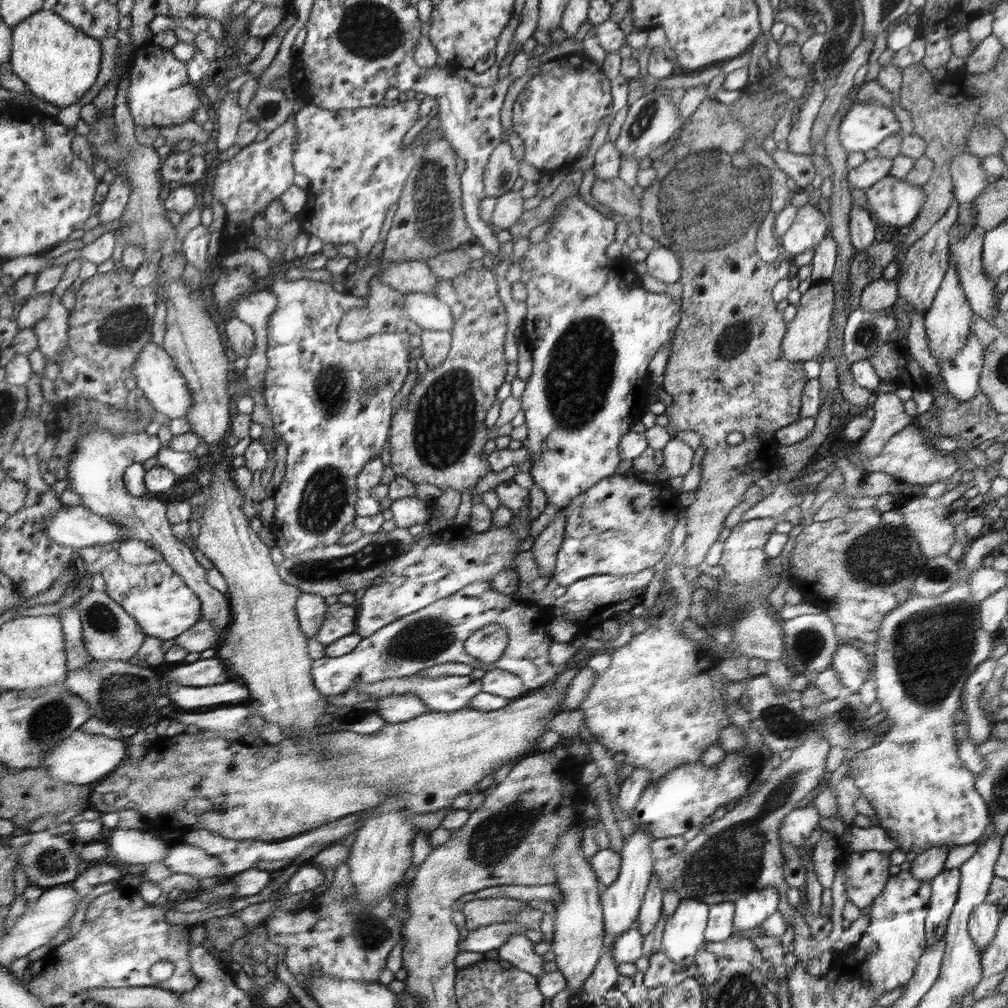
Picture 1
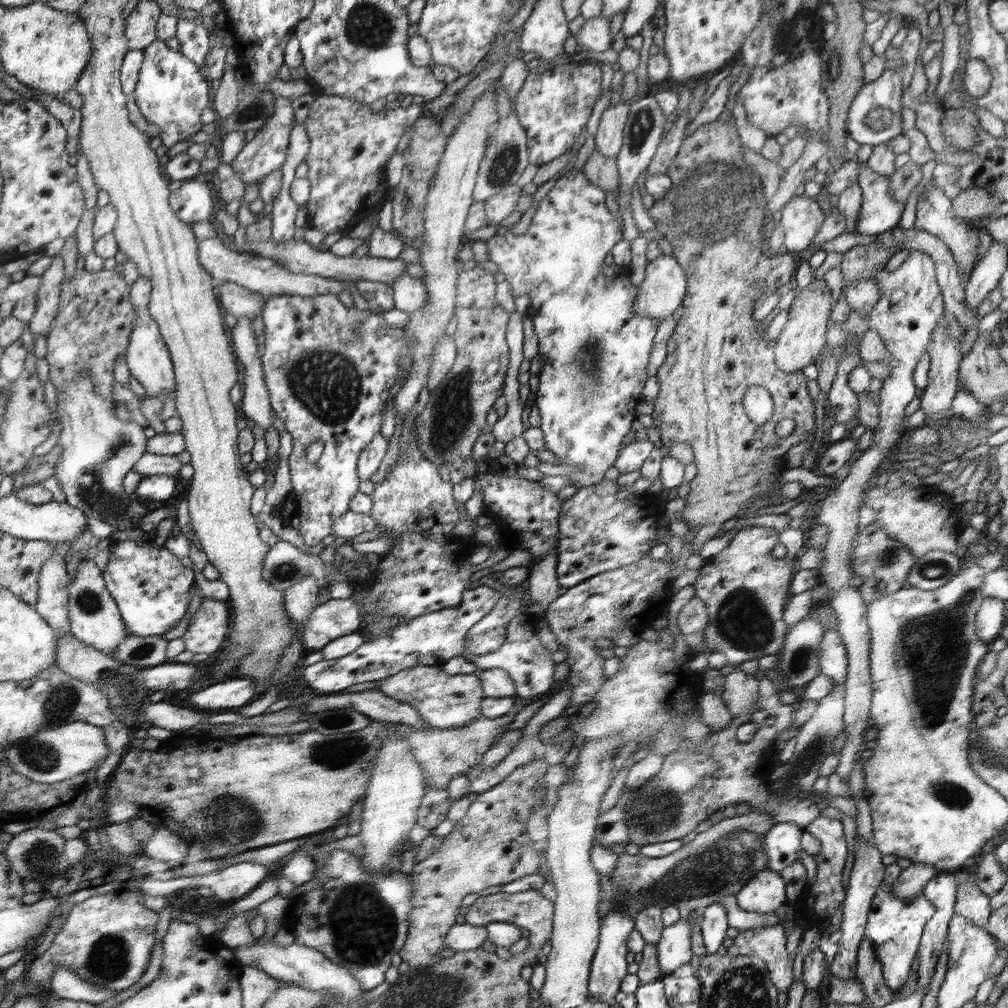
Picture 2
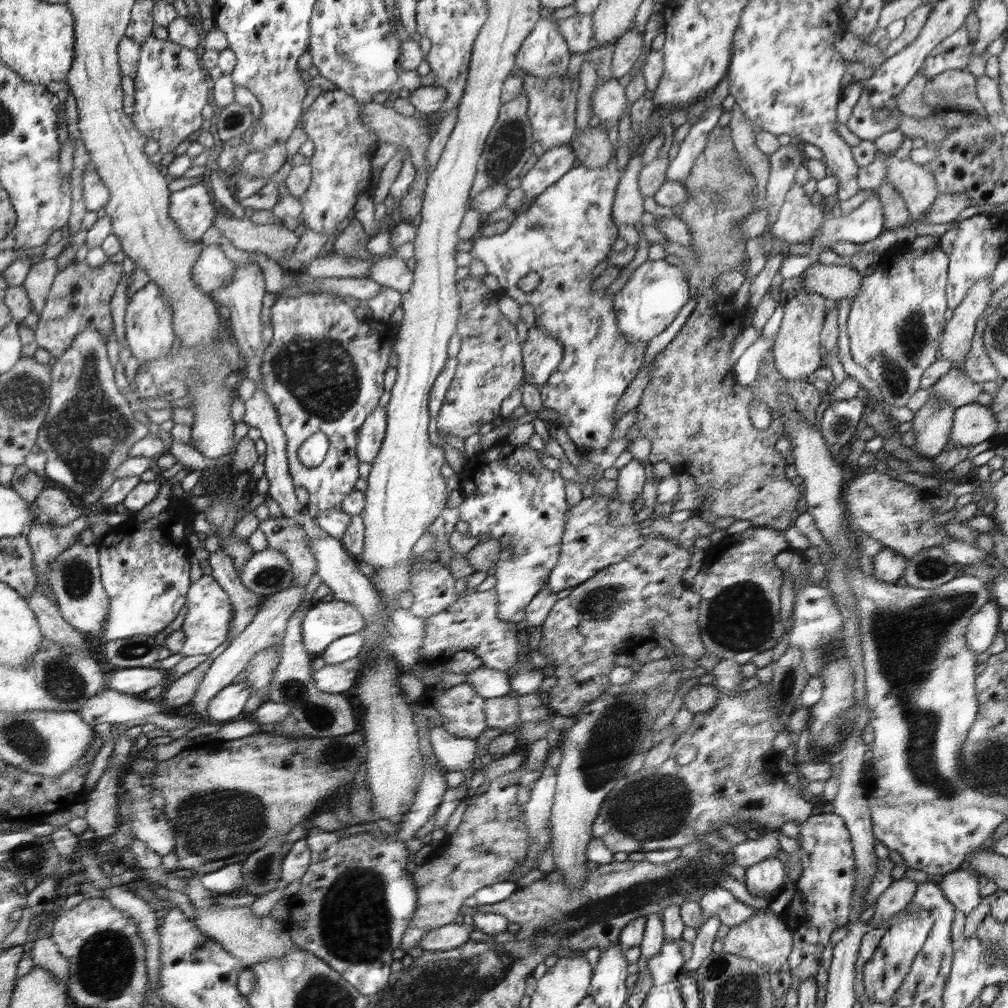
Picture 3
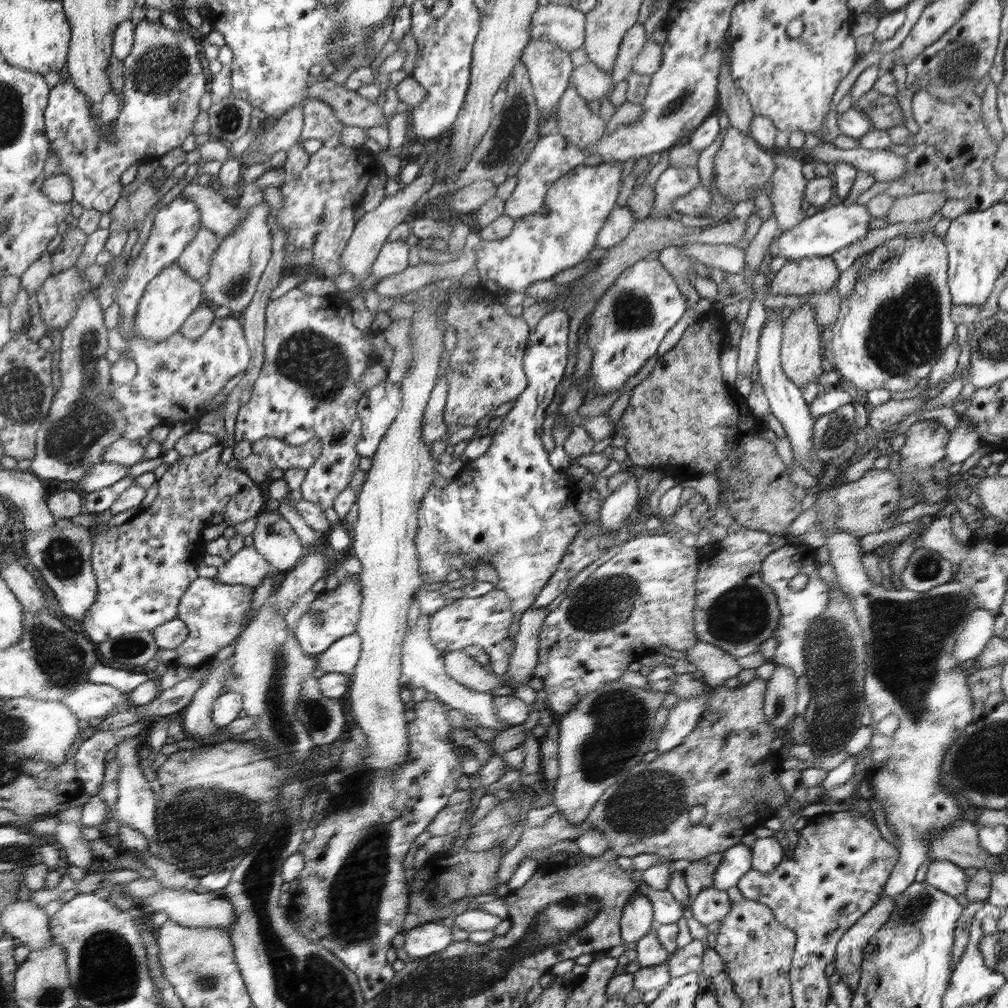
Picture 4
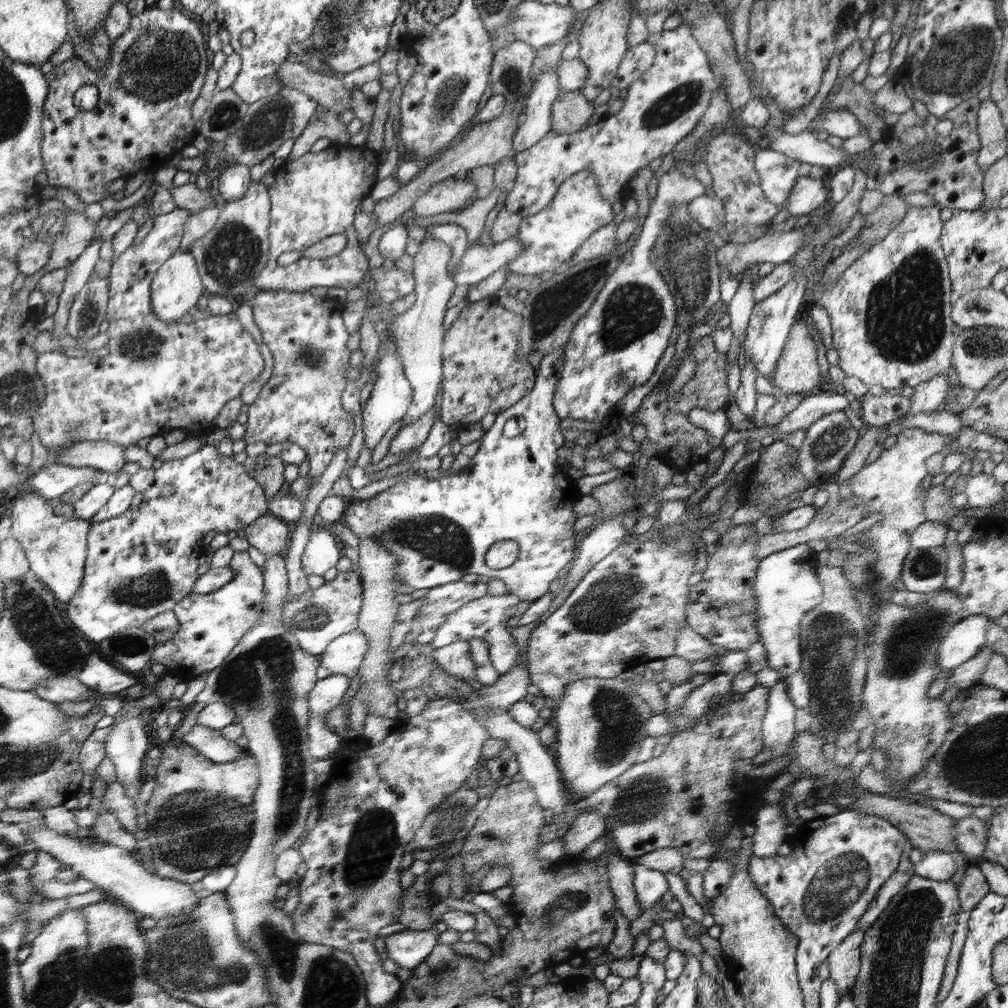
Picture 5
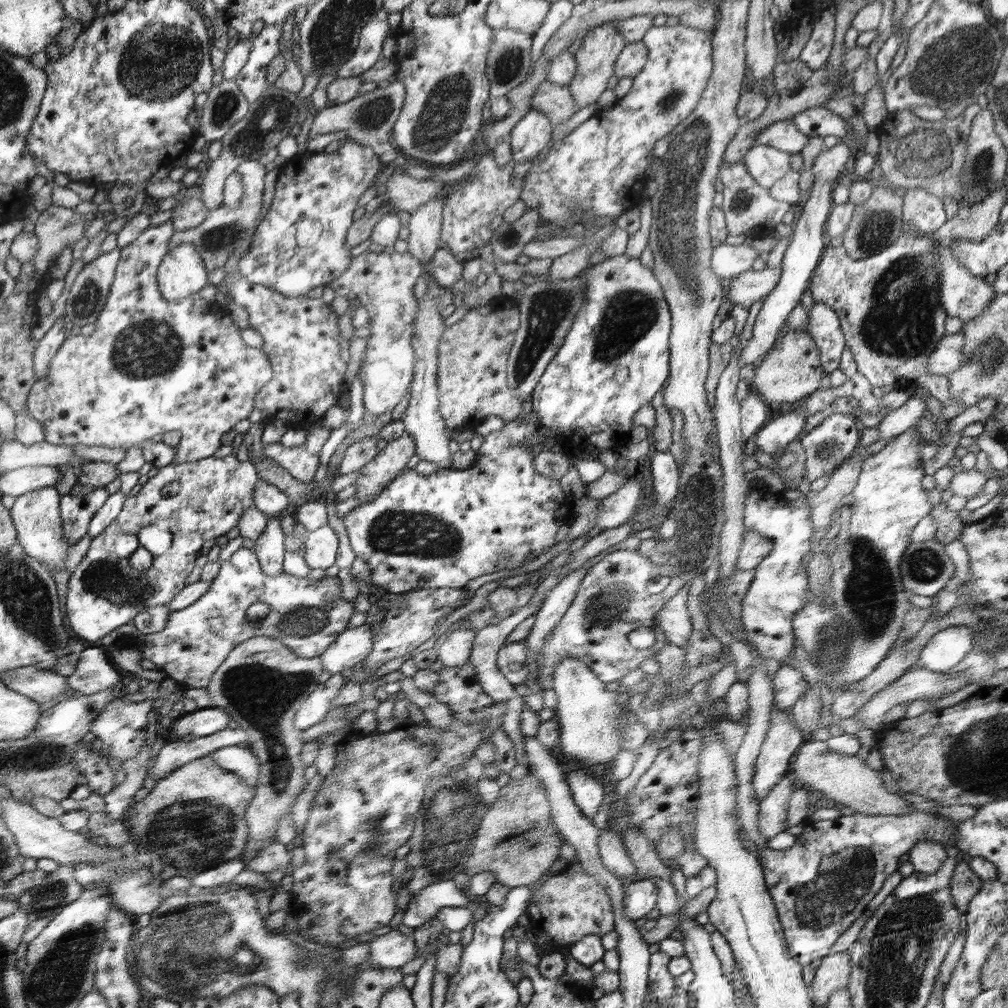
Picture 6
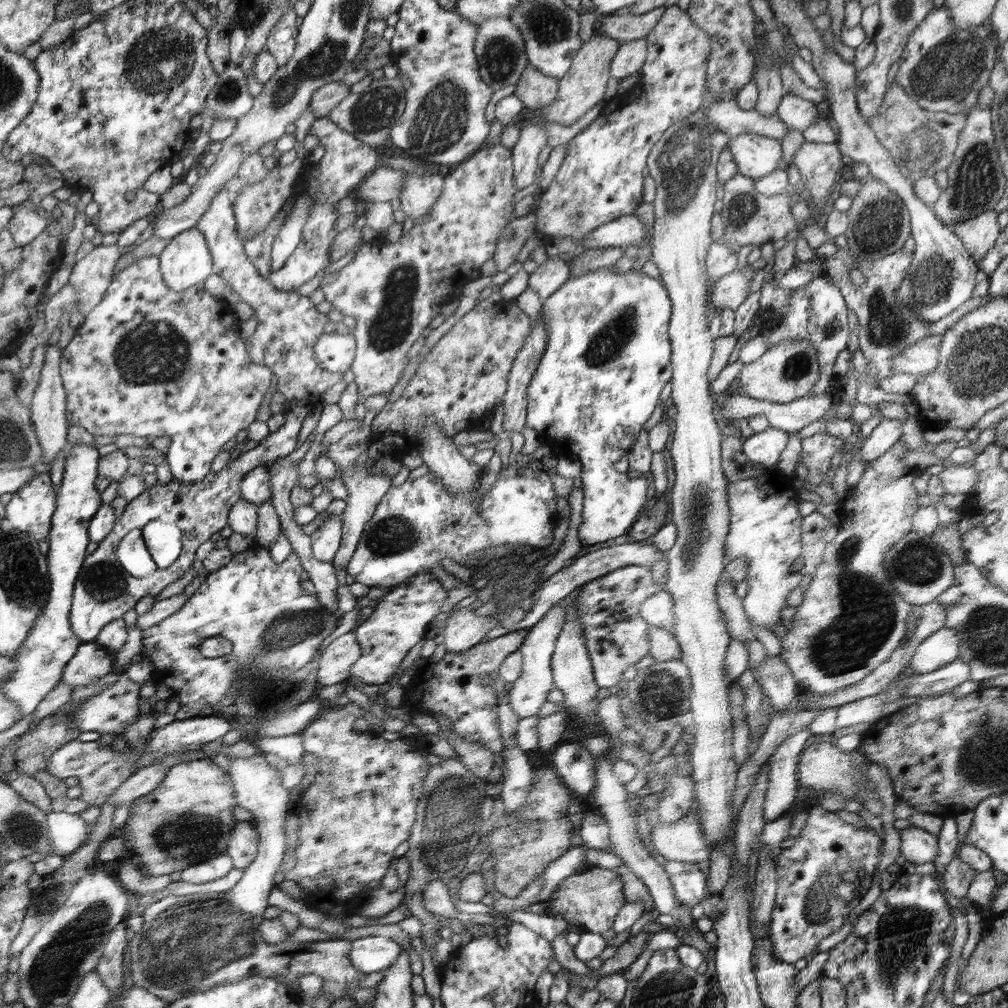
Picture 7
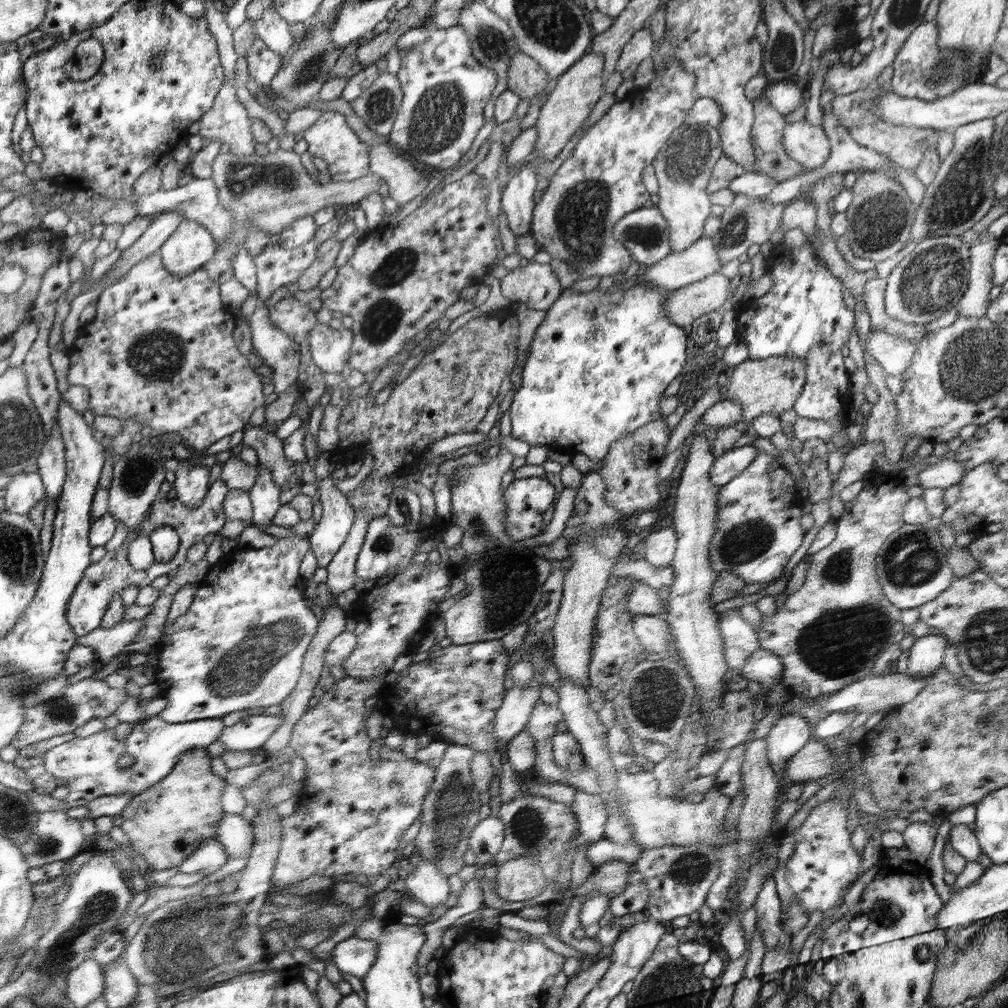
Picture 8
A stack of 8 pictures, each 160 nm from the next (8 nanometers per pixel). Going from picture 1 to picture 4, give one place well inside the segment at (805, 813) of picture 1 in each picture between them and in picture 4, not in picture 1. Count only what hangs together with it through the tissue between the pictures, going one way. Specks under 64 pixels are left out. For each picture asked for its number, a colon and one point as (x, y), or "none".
2: (782, 842)
3: (747, 853)
4: (735, 862)

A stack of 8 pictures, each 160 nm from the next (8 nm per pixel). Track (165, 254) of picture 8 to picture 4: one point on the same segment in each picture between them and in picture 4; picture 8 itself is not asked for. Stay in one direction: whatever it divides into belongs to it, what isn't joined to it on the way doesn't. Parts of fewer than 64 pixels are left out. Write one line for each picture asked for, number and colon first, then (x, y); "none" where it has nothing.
4: (171, 297)
5: (177, 285)
6: (182, 273)
7: (186, 261)

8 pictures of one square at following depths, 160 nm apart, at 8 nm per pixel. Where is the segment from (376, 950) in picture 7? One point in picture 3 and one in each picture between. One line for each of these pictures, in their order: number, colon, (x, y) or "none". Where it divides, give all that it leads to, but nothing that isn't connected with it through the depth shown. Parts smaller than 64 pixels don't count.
3: (452, 936)
4: (428, 938)
5: (408, 948)
6: (392, 950)

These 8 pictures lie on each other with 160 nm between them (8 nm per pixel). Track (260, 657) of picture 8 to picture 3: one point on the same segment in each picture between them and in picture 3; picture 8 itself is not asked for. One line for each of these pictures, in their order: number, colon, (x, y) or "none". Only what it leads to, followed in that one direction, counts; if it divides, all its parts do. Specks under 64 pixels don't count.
3: (206, 626)
4: (215, 615)
5: (211, 625)
6: (307, 616)
7: (256, 603)

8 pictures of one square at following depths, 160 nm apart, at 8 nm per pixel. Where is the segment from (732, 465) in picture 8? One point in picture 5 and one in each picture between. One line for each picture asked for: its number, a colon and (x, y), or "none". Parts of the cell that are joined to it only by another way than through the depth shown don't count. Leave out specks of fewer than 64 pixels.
5: (814, 406)
6: (774, 436)
7: (765, 448)

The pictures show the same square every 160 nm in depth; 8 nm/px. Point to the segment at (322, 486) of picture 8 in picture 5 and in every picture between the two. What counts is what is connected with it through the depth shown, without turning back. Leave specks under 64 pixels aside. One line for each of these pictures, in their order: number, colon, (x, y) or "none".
5: (323, 551)
6: (321, 546)
7: (326, 540)

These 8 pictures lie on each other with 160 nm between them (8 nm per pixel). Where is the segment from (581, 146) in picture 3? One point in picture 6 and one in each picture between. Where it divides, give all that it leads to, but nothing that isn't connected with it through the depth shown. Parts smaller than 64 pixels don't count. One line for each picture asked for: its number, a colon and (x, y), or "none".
4: (576, 122)
5: (571, 111)
6: (554, 101)

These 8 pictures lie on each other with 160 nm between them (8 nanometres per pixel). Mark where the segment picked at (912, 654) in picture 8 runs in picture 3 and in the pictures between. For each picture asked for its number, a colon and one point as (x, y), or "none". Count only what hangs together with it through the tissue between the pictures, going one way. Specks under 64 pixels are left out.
3: (980, 632)
4: (975, 635)
5: (967, 638)
6: (947, 648)
7: (943, 647)

